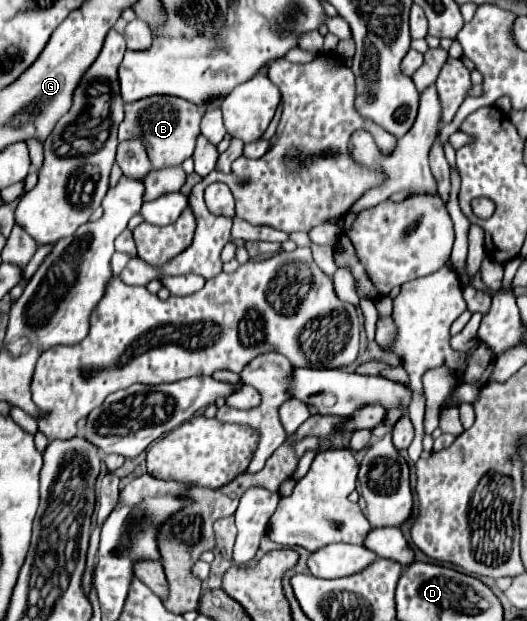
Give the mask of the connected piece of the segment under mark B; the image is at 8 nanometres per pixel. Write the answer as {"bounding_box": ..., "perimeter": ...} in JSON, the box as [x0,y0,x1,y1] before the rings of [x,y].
{"bounding_box":[119,96,201,170],"perimeter":[[[151,96],[133,104],[125,104],[125,120],[119,126],[119,142],[131,138],[141,140],[147,148],[151,166],[157,170],[179,166],[195,150],[201,118],[201,110],[187,100],[175,96]]]}

